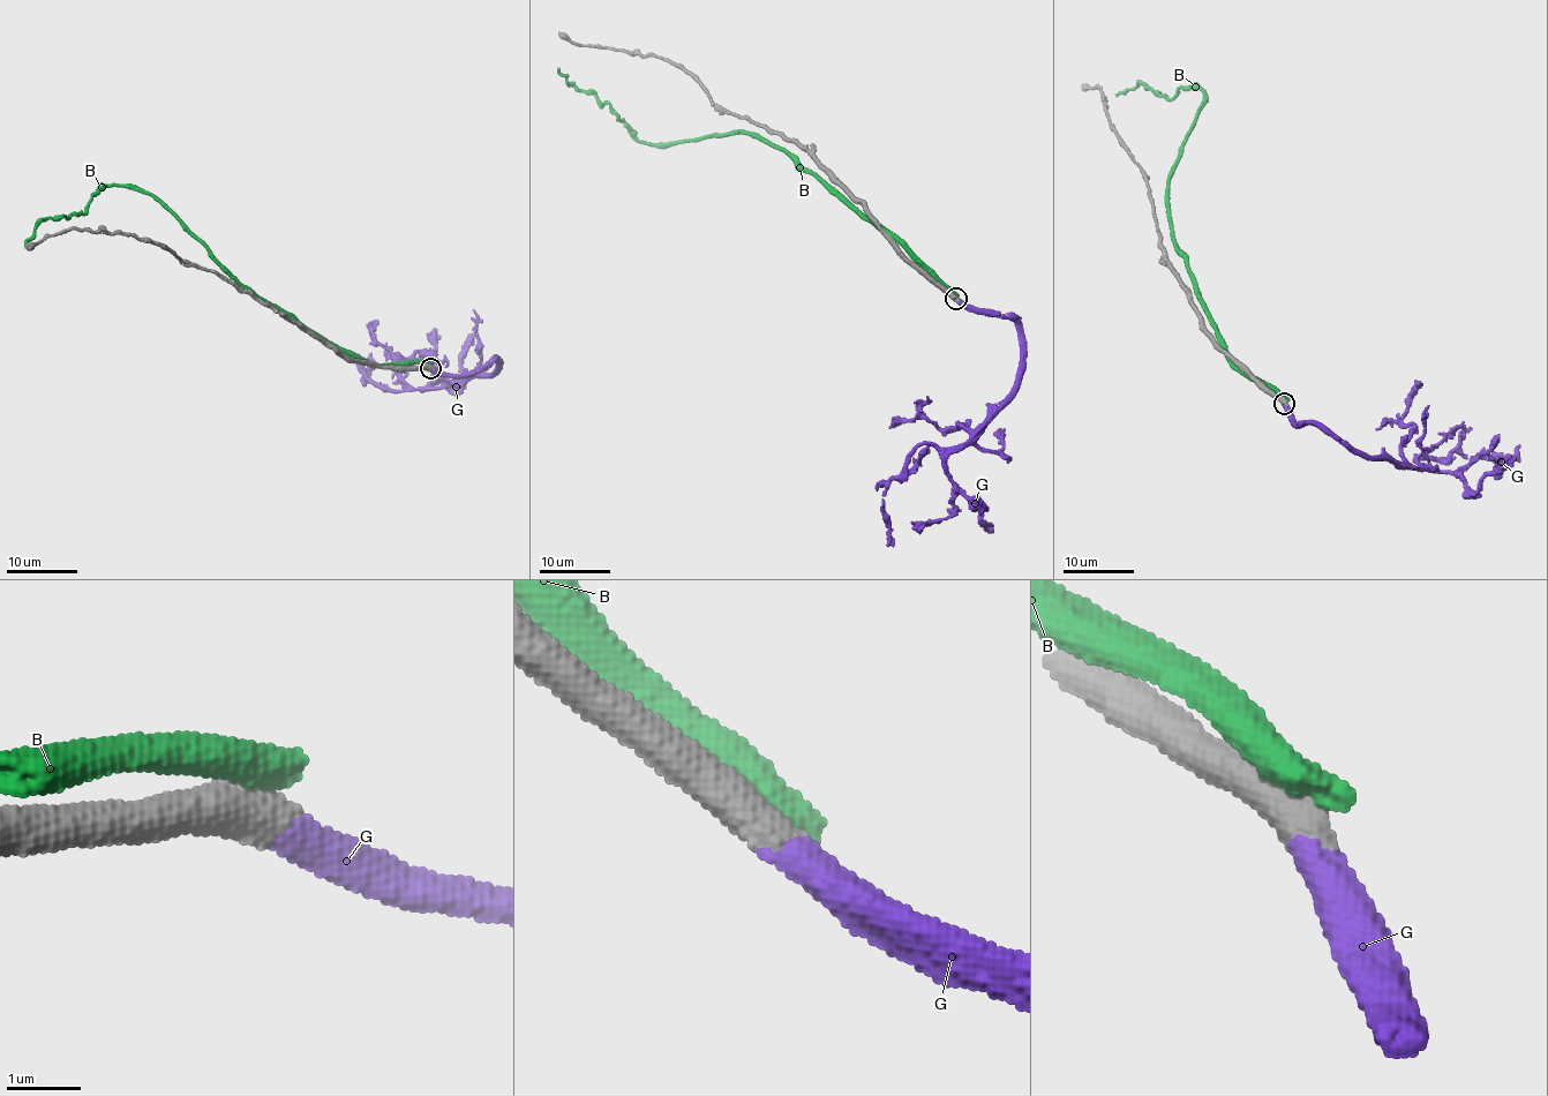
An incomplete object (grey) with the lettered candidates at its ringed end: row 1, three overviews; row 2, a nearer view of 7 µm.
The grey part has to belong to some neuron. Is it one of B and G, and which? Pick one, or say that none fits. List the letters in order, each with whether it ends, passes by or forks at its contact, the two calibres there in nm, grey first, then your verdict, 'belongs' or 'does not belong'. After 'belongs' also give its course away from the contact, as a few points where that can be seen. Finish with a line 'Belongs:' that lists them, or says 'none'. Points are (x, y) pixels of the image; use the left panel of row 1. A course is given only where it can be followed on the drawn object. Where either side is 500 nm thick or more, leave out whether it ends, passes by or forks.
B: 700/600 nm | does not belong
G: 600/500 nm | belongs | via (429, 368), (473, 374), (495, 358), (488, 375), (395, 390), (361, 383), (372, 353)
Belongs: G

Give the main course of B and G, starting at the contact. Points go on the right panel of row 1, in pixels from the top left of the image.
B: (1284, 398), (1233, 361), (1173, 238), (1170, 175), (1203, 90), (1180, 88), (1166, 98), (1142, 82), (1116, 97)
G: (1284, 404), (1293, 426), (1327, 428), (1368, 456), (1385, 455), (1413, 470), (1415, 457), (1512, 456), (1519, 445)

